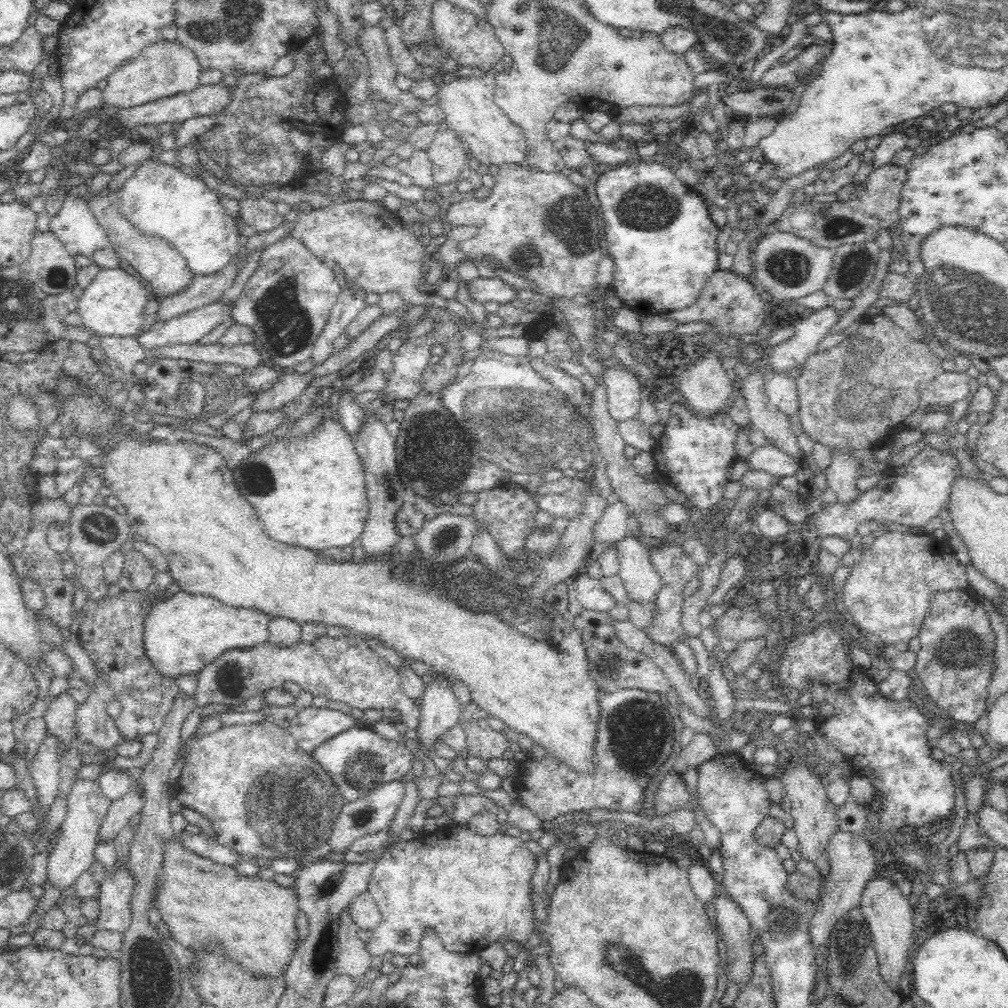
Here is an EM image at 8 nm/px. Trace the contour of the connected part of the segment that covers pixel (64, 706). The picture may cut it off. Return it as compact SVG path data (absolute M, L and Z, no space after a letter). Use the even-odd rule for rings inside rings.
M62 692L58 696L52 696L54 700L46 700L46 712L44 712L44 718L46 718L46 726L48 726L48 732L50 736L68 736L70 734L70 728L68 724L72 724L74 720L74 712L76 712L76 700L70 692Z

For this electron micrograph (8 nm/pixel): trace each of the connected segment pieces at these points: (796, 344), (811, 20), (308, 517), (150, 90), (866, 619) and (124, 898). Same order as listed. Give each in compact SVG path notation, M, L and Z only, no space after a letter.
M832 308L818 310L812 316L808 316L806 320L796 318L794 320L796 336L774 348L774 356L770 360L774 372L782 374L784 368L792 368L794 364L802 364L812 354L816 354L818 342L822 338L830 336L830 330L838 320L840 320L840 316Z
M818 10L818 12L808 14L808 18L804 18L804 24L806 24L806 26L792 26L792 28L790 28L788 38L784 40L784 44L780 44L780 46L778 46L778 48L774 48L774 50L768 50L762 58L758 58L758 62L754 64L752 72L748 74L748 82L752 82L752 86L760 86L760 82L762 82L764 74L766 74L774 64L778 64L778 62L780 62L780 58L782 58L782 56L786 56L786 52L788 52L788 50L792 50L794 46L798 46L798 44L800 44L800 40L802 40L804 36L808 36L806 32L808 32L808 28L810 28L810 26L820 24L820 22L822 22L822 12Z
M336 418L322 420L320 428L316 428L312 434L294 434L294 438L270 440L264 448L244 458L232 472L234 484L238 486L240 494L254 506L254 512L266 526L266 534L274 538L274 542L322 552L326 548L348 546L356 538L360 540L360 534L364 534L366 518L370 512L362 462L356 452L354 438L346 430L342 430Z
M158 42L156 46L146 48L134 62L122 64L114 74L102 84L102 100L104 104L116 106L120 110L144 106L148 102L158 102L162 98L174 98L178 94L188 94L198 86L200 78L200 64L188 48L182 44L170 44L170 42Z
M886 530L860 556L844 582L840 606L844 606L848 622L856 624L864 636L878 636L884 646L916 638L938 592L966 588L968 566L960 550L948 548L926 532Z
M118 870L116 874L104 878L100 884L100 894L96 896L98 910L90 918L90 924L100 930L124 934L132 922L132 892L134 880L130 872Z

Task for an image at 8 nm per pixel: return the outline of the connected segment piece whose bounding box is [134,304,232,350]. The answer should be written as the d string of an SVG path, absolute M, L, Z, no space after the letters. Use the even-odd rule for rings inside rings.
M208 304L170 320L158 320L148 330L140 330L134 338L140 350L158 350L176 344L196 344L214 326L224 324L224 320L232 320L232 306L220 308L218 304Z

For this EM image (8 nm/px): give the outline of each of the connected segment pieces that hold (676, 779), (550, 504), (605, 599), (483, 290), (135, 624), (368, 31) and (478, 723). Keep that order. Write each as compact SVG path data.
M670 772L666 774L666 778L660 778L656 782L656 804L654 804L654 814L656 818L662 818L664 814L668 814L670 810L690 804L690 792L686 790L686 784L682 780L680 774Z
M574 480L574 486L566 494L542 494L540 490L536 494L530 494L530 498L538 504L540 510L546 510L552 514L552 518L566 518L570 520L580 512L582 502L582 480Z
M580 572L572 580L572 584L576 586L576 594L582 604L582 610L598 610L608 614L616 606L614 598L604 590L602 582L590 578L586 572Z
M478 278L468 284L468 294L472 302L498 302L502 304L512 304L512 300L518 298L518 292L504 284L500 278Z
M120 592L114 598L104 596L98 602L88 600L84 606L86 616L78 636L90 660L108 674L116 692L116 700L122 704L122 712L116 718L118 732L126 740L140 740L152 732L158 734L182 690L172 678L158 674L142 652L142 618L146 606L150 604L146 604L144 594Z
M362 22L356 32L358 32L358 34L356 34L356 46L362 50L362 54L368 58L368 64L370 64L370 86L376 88L382 96L398 98L398 100L404 104L404 108L406 108L406 104L410 104L410 108L416 108L414 114L420 118L418 124L440 124L440 126L444 126L446 114L444 114L444 110L442 110L440 104L420 106L420 100L418 100L416 96L412 96L410 92L398 90L398 86L396 86L396 74L398 74L398 70L396 70L396 66L394 66L392 60L390 60L388 46L386 46L386 36L384 36L384 30L380 28L380 24L374 24L374 26L372 26L372 24L364 24L364 22Z
M474 702L462 706L458 726L466 732L464 756L494 760L494 758L502 758L504 752L510 748L510 742L506 740L506 736L502 736L500 730L488 724L486 714L488 712Z

